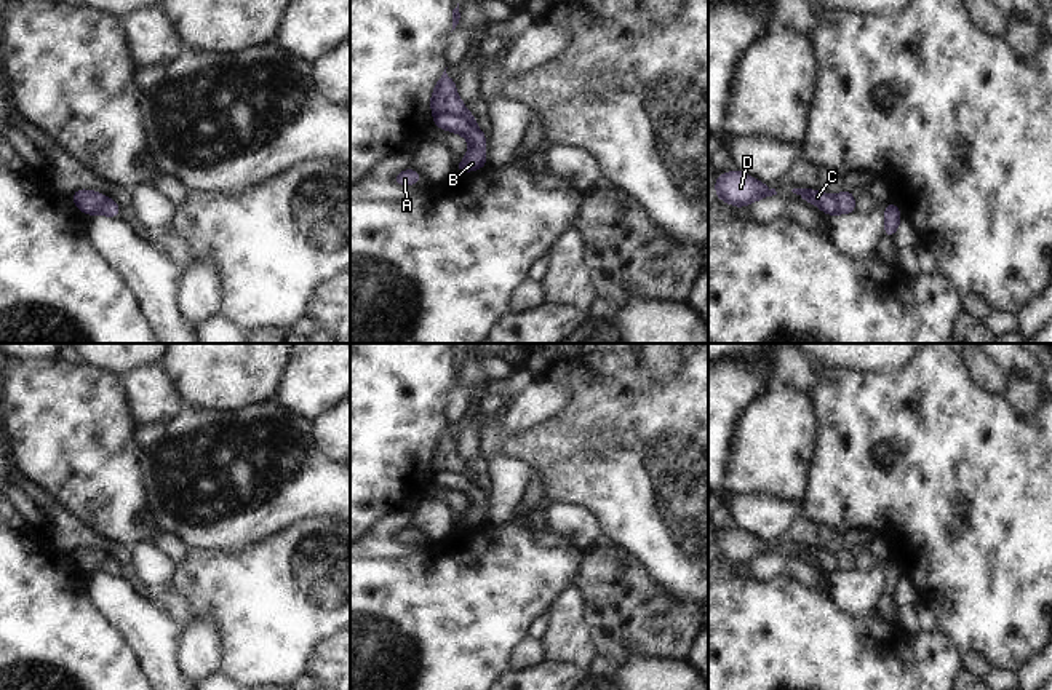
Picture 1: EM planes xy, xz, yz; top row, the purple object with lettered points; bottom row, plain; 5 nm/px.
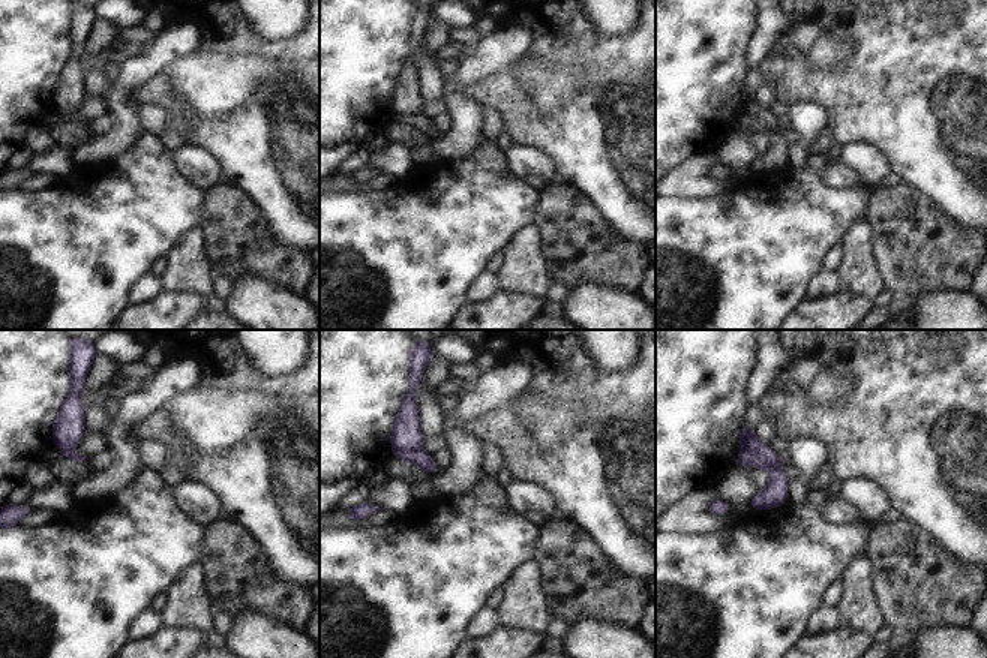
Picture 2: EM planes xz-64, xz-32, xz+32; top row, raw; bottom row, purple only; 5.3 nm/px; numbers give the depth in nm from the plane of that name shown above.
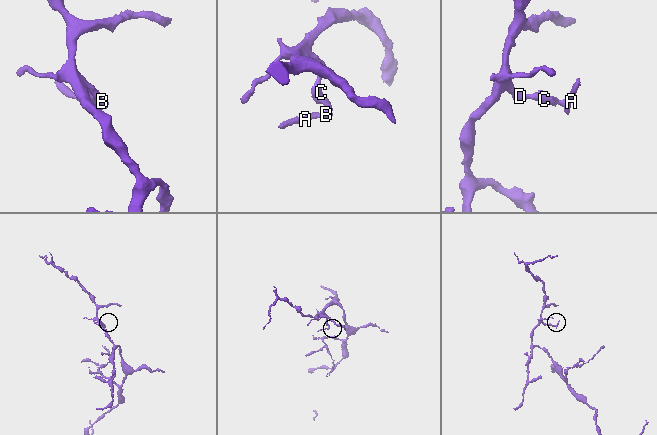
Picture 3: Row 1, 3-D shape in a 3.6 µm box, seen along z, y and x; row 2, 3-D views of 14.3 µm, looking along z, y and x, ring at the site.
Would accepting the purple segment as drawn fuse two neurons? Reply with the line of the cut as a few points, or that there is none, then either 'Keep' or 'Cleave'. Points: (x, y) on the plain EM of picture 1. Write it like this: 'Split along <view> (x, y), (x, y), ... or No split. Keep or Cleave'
Split along xz (434, 471), (462, 473), (474, 483). Cleave

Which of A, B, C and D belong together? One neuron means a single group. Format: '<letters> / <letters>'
A B / C D

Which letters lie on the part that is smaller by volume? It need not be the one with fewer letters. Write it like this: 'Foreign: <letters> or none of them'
Foreign: A, B

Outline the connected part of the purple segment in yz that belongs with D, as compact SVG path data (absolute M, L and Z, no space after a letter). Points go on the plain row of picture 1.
M739 527L721 533L716 532L715 549L719 557L737 565L777 553L775 546L767 548L764 540L758 540Z

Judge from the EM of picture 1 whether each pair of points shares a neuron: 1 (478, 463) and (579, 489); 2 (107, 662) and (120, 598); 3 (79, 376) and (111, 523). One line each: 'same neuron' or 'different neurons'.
1: different neurons
2: different neurons
3: same neuron

